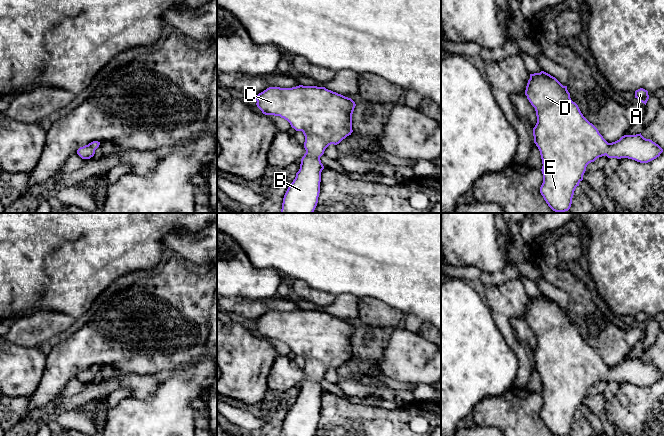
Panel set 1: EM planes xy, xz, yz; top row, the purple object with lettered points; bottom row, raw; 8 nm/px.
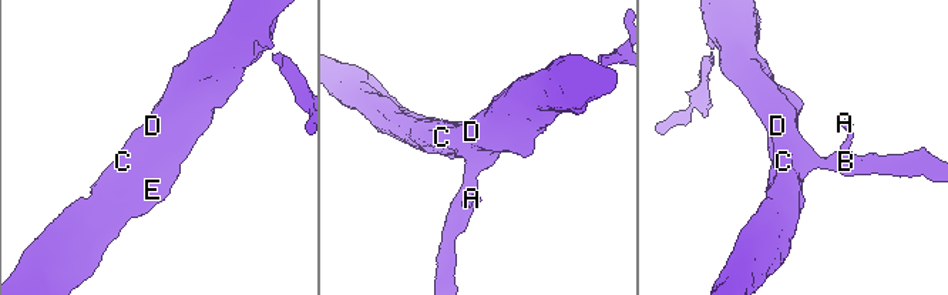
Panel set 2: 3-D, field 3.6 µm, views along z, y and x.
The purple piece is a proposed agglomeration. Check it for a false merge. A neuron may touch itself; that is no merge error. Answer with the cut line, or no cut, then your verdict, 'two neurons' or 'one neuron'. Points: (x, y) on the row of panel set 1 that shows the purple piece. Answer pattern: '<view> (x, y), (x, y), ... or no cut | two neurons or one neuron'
no cut | one neuron

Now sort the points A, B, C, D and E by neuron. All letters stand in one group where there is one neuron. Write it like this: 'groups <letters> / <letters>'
groups A B C D E

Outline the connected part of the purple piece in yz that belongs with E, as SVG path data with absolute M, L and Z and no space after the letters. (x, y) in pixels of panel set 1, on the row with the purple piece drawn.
M544 71L530 74L525 95L535 108L537 116L533 136L543 164L540 193L555 212L570 209L574 191L583 180L587 165L597 158L606 155L608 158L628 158L648 163L663 152L658 144L644 138L641 133L624 135L619 140L608 143L598 129L583 116L578 105L571 100L567 86L563 86L555 77Z

